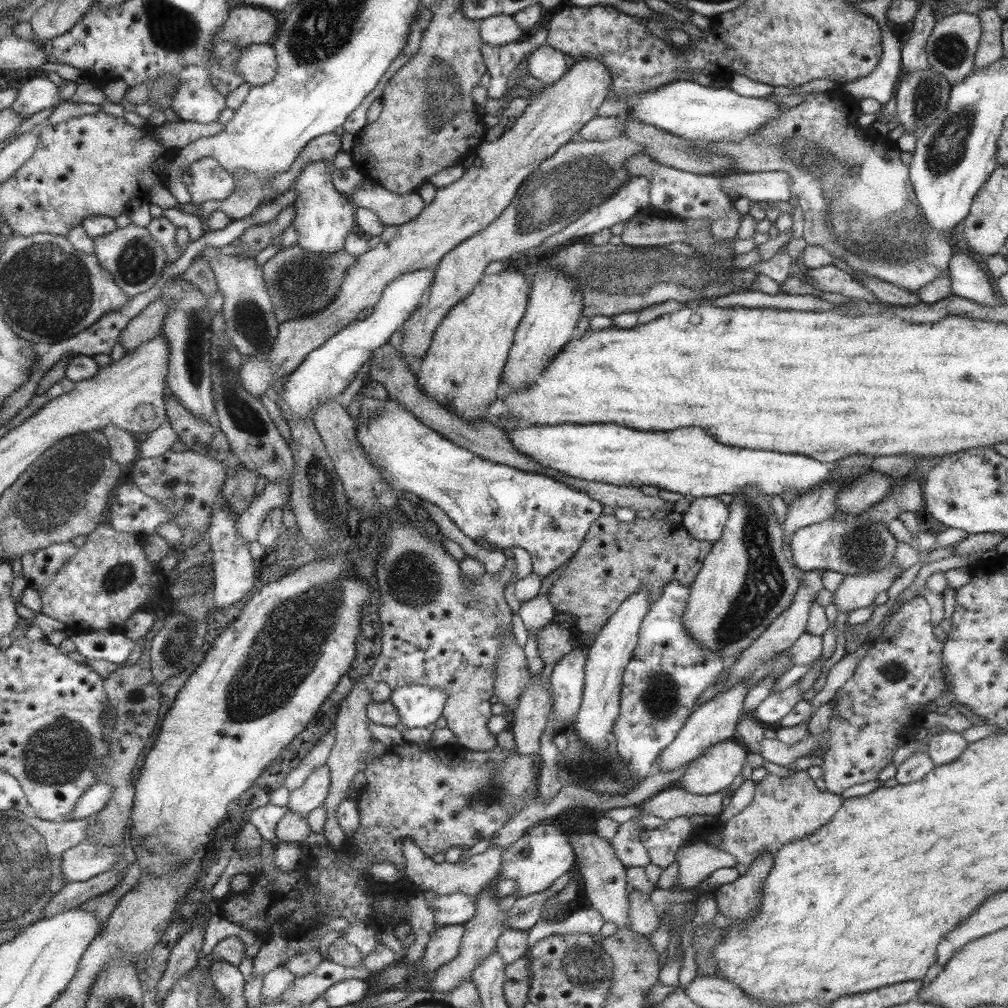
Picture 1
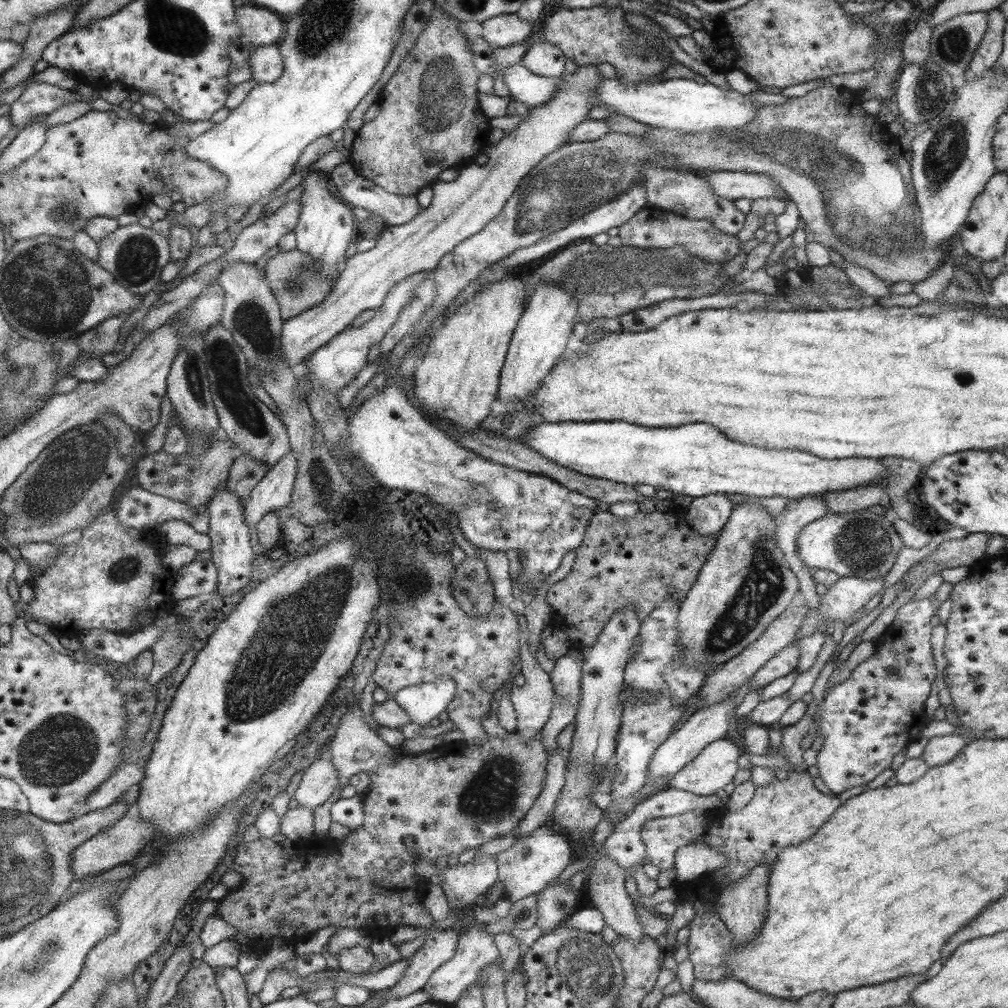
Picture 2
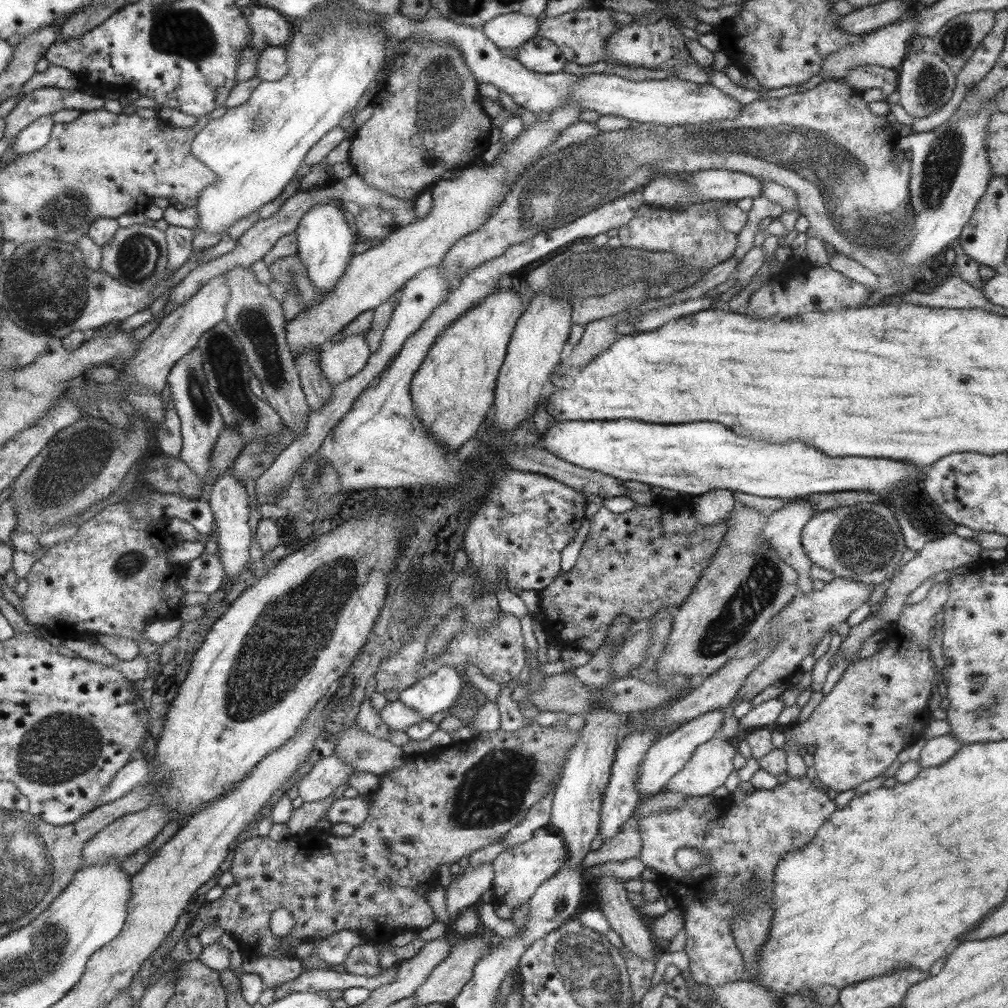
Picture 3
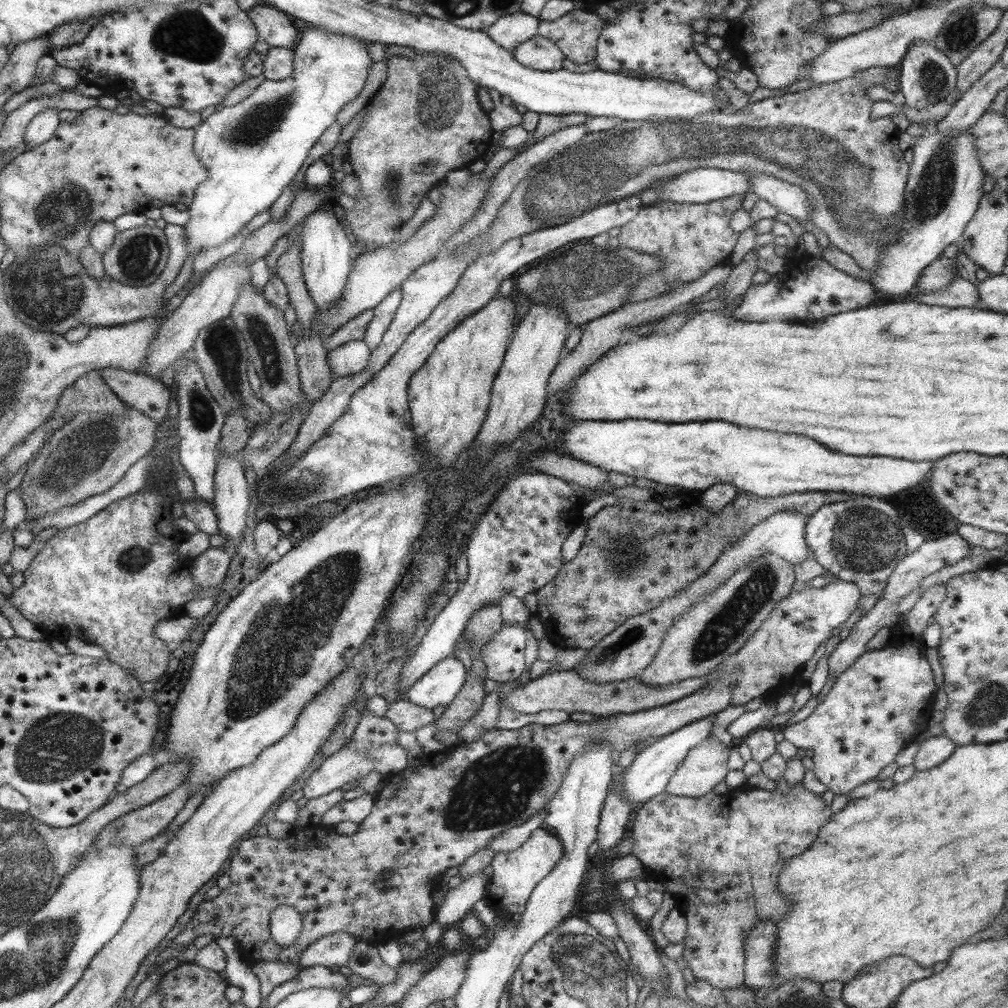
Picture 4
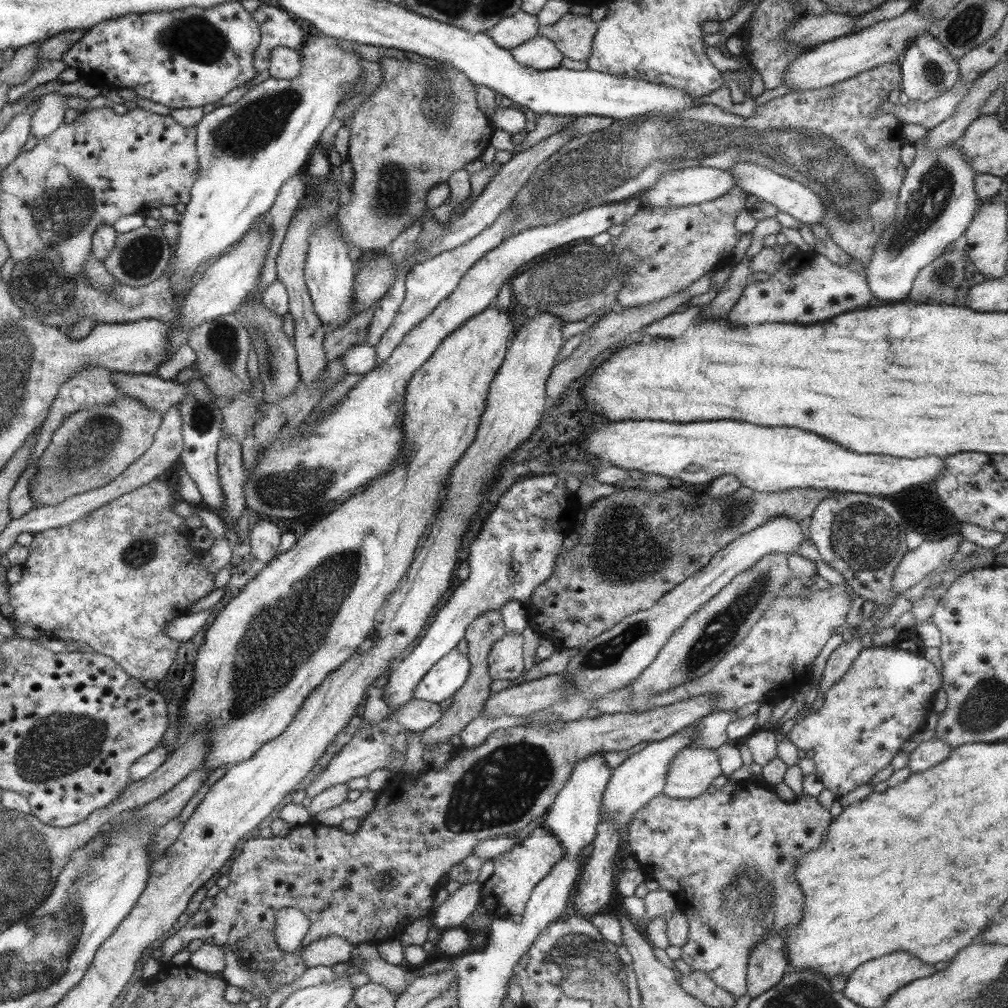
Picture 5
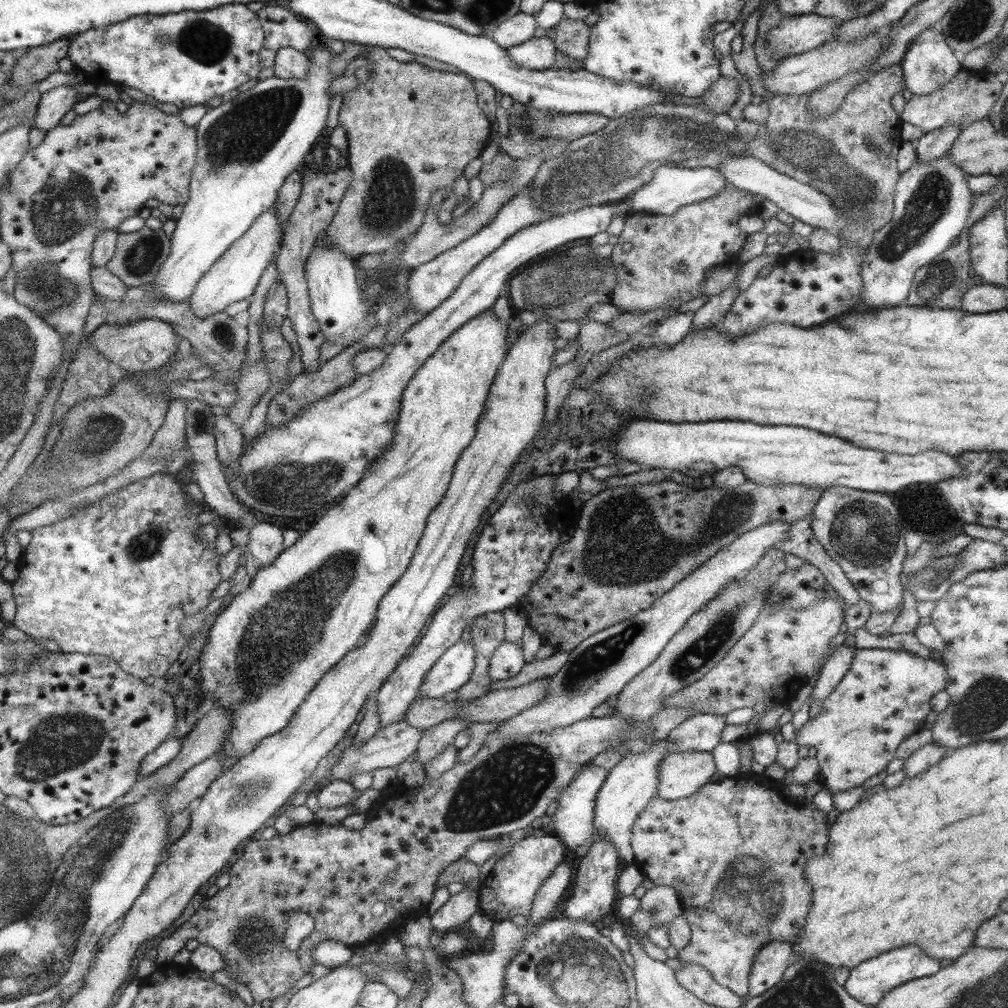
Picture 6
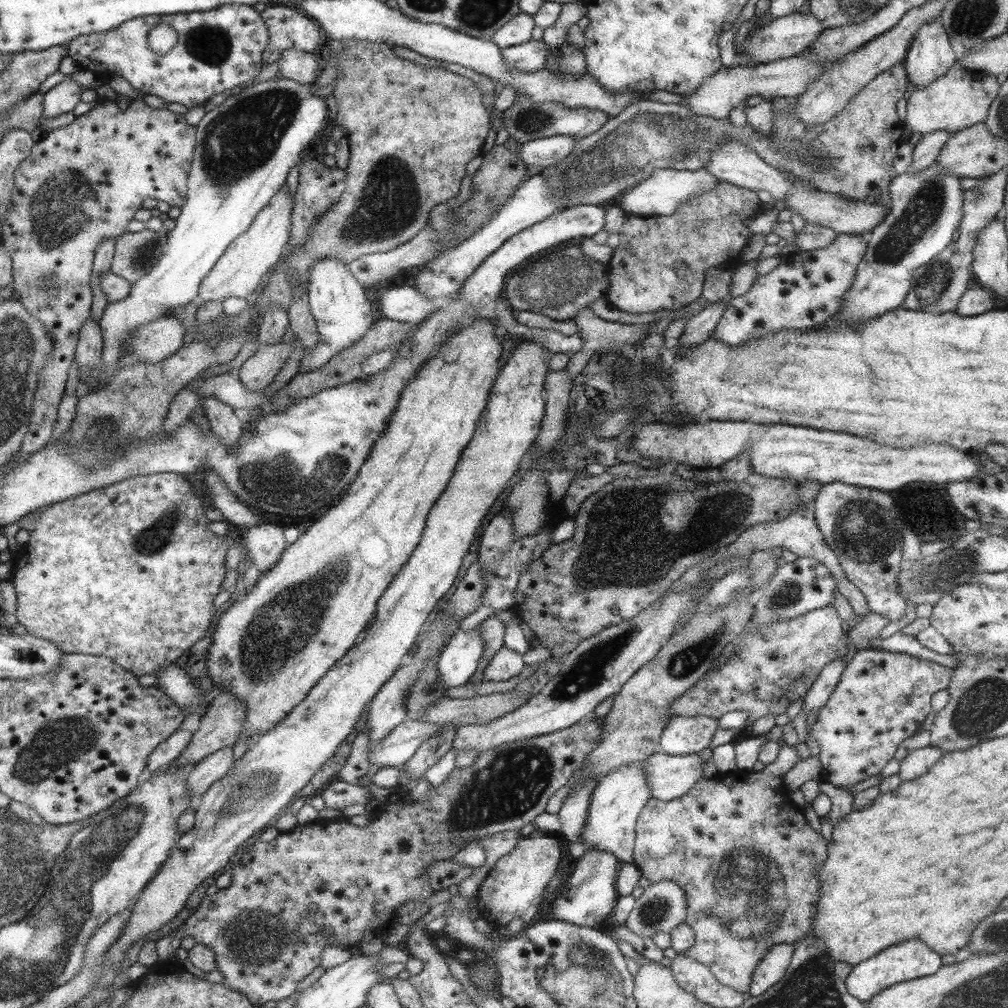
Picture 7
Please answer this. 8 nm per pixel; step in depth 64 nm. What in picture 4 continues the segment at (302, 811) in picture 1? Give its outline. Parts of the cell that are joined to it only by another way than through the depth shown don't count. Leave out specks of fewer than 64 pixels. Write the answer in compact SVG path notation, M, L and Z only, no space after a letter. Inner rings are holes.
M365 711L361 714L359 722L353 730L353 735L350 737L350 744L343 745L335 754L324 758L323 762L317 766L317 769L301 786L303 798L307 800L325 795L333 790L340 789L346 782L363 778L367 772L371 772L373 765L367 759L367 754L371 752L371 748L383 745L395 745L398 729L385 717L377 717Z

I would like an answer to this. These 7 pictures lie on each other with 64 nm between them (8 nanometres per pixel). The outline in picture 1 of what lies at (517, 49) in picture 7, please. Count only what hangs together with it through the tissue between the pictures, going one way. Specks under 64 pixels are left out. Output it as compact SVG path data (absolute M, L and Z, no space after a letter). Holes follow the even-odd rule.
M545 44L539 46L528 55L527 73L540 80L544 86L556 83L567 70L563 56L559 49Z

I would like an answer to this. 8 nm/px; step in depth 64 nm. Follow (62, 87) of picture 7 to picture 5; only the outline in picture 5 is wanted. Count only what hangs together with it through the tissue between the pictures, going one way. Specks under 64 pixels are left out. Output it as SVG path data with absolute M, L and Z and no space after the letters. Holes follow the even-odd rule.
M47 93L38 100L38 110L32 119L31 135L37 140L51 136L64 124L65 112L70 109L69 95Z

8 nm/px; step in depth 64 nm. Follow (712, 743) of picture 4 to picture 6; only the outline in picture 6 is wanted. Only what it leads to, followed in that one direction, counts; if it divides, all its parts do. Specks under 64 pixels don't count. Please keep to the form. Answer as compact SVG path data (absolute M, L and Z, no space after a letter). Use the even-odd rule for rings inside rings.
M710 752L665 753L659 761L657 796L663 800L690 797L709 782L715 772L715 762Z

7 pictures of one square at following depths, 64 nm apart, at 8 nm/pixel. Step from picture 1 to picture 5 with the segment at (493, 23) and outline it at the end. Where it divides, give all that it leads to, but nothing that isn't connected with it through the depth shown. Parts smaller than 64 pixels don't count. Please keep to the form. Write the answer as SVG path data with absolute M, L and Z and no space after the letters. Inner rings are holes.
M518 11L512 16L499 20L487 35L499 45L500 48L511 50L523 44L537 35L536 16L530 16L525 12Z

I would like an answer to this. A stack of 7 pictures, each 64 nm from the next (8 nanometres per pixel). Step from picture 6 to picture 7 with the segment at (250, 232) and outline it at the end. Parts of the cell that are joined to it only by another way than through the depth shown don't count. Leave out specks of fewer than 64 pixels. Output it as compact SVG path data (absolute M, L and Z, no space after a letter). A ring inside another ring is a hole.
M287 185L281 187L273 195L271 202L261 210L253 219L252 226L244 234L233 240L224 255L217 260L215 266L203 282L200 283L199 295L196 297L194 307L206 304L207 301L219 300L223 302L226 297L250 299L260 286L260 282L267 276L268 271L280 260L285 247L288 245L289 228L292 226L292 204Z

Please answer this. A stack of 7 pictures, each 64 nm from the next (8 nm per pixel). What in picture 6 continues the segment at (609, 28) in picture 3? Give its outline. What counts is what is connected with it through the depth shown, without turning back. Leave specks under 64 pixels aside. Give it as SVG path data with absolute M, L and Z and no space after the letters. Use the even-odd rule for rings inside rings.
M562 19L551 30L554 30L554 38L551 41L555 50L580 61L587 56L591 26L585 25L582 20Z

